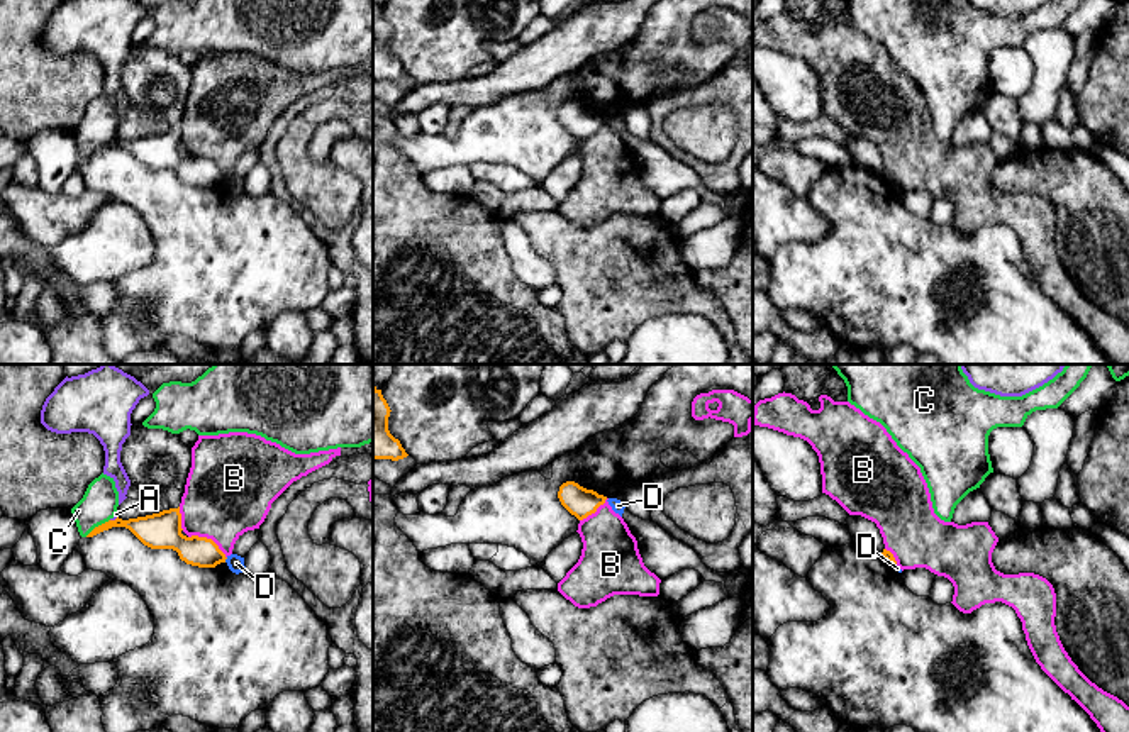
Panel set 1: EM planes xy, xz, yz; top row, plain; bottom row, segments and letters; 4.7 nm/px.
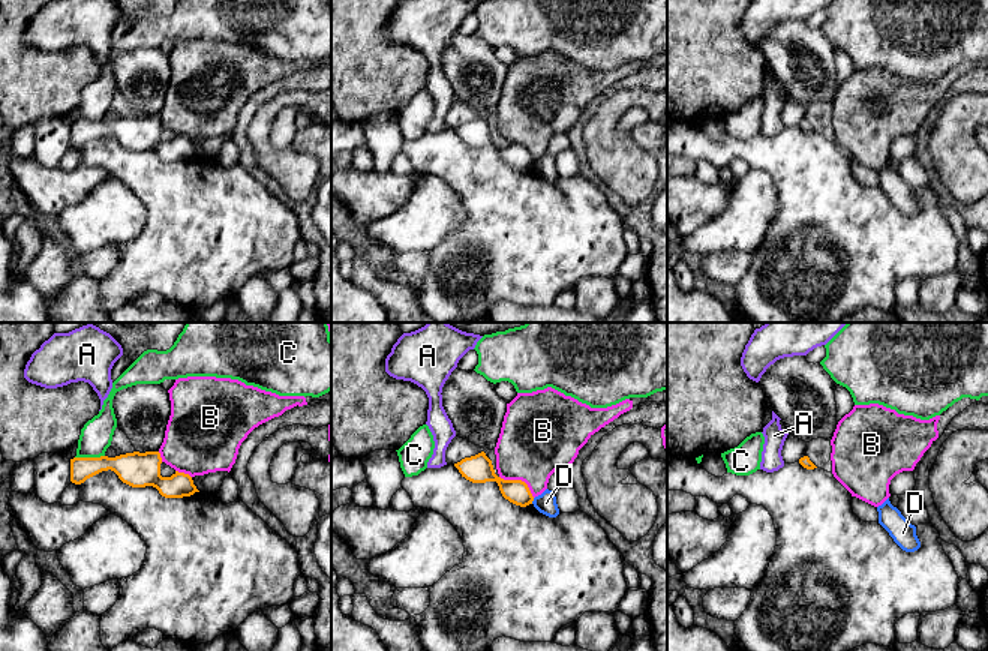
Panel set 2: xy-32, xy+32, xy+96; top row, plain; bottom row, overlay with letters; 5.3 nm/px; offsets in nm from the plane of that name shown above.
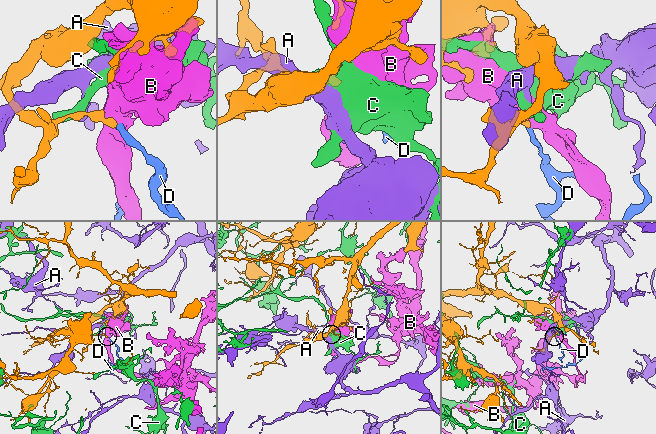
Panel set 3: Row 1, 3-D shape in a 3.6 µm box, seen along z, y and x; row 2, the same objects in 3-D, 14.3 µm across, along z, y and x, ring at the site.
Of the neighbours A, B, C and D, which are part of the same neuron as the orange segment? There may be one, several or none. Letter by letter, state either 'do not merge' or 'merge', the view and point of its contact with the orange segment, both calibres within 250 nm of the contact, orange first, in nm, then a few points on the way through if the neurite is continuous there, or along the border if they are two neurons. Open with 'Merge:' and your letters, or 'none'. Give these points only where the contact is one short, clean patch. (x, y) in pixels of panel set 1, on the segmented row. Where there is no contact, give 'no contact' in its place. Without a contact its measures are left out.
Merge: none
A: do not merge | xy (116, 519) | 180/20 nm | along xy (117, 517), (111, 521)
B: do not merge | xy (209, 539) | 180/400 nm
C: do not merge | xy (99, 526) | 150/170 nm
D: do not merge | xy (226, 558) | 140/80 nm | along xy (228, 558), (224, 561)

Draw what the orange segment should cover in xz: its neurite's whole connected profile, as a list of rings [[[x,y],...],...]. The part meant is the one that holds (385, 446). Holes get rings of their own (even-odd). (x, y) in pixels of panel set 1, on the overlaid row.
[[[373,385],[373,459],[398,461],[409,456],[400,441],[388,430],[390,412],[381,390]]]

